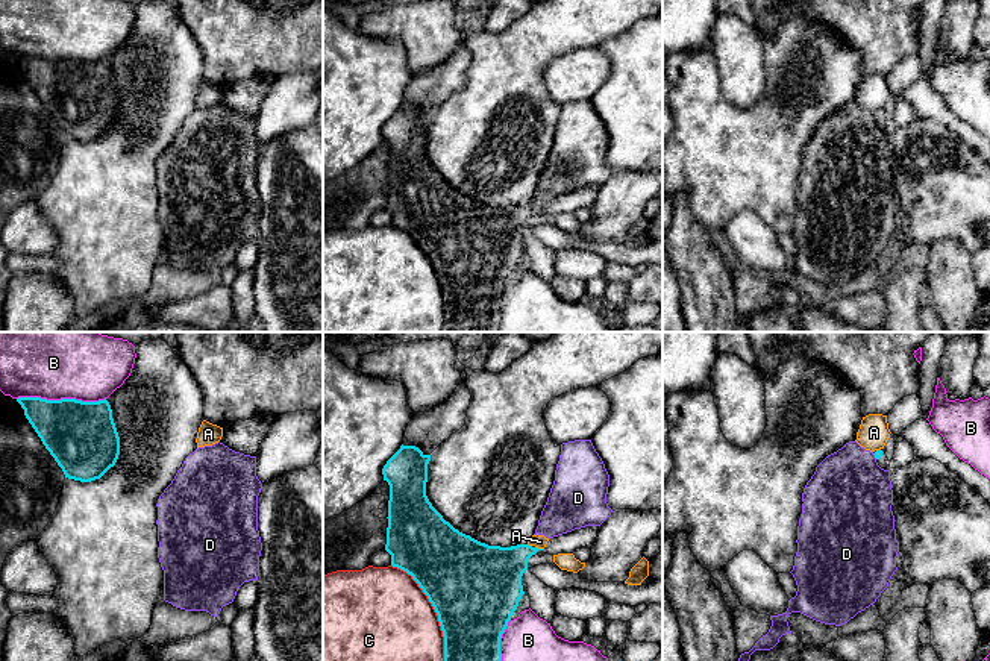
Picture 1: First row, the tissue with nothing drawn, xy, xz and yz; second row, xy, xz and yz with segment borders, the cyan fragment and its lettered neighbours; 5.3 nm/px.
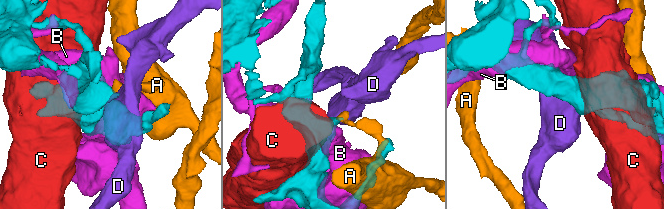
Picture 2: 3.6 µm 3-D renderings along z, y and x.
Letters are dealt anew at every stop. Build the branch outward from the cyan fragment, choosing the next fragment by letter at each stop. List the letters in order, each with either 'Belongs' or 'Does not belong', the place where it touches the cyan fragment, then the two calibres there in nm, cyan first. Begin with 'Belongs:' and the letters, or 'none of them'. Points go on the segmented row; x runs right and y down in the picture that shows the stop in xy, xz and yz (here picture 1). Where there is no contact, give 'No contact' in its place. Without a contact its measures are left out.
Belongs: none of them
A: Does not belong. Touches cyan at xz (540, 549). Thickness 240 nm (cyan) against 70 nm
B: Does not belong. Touches cyan at xy (61, 399). Thickness 360 nm (cyan) against 500 nm
C: Does not belong. Touches cyan at xz (434, 608). Thickness 480 nm (cyan) against 460 nm
D: Does not belong. Touches cyan at yz (875, 457). Thickness 50 nm (cyan) against 460 nm

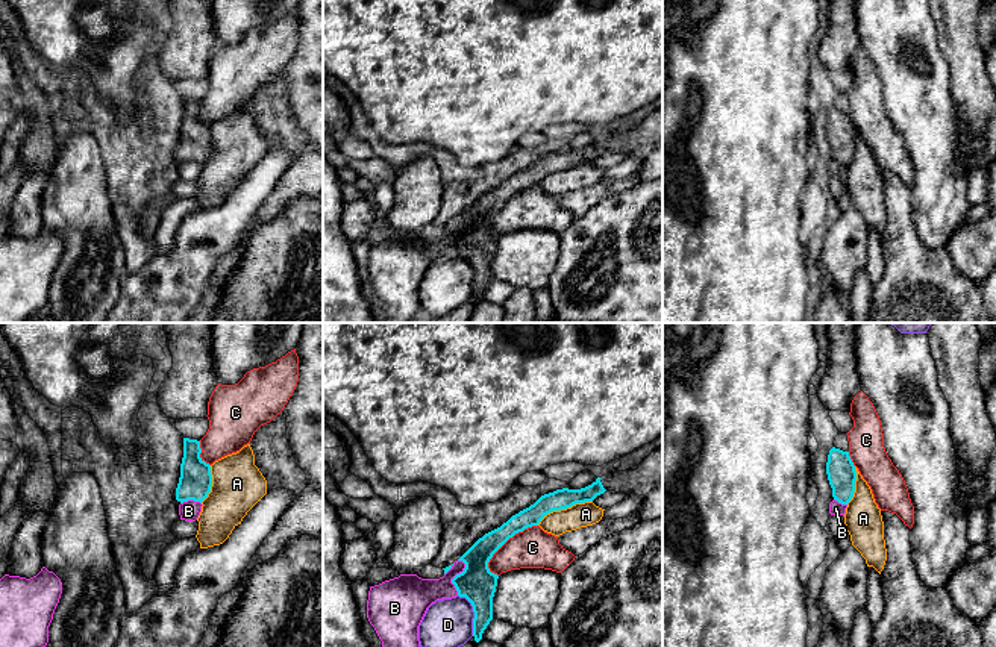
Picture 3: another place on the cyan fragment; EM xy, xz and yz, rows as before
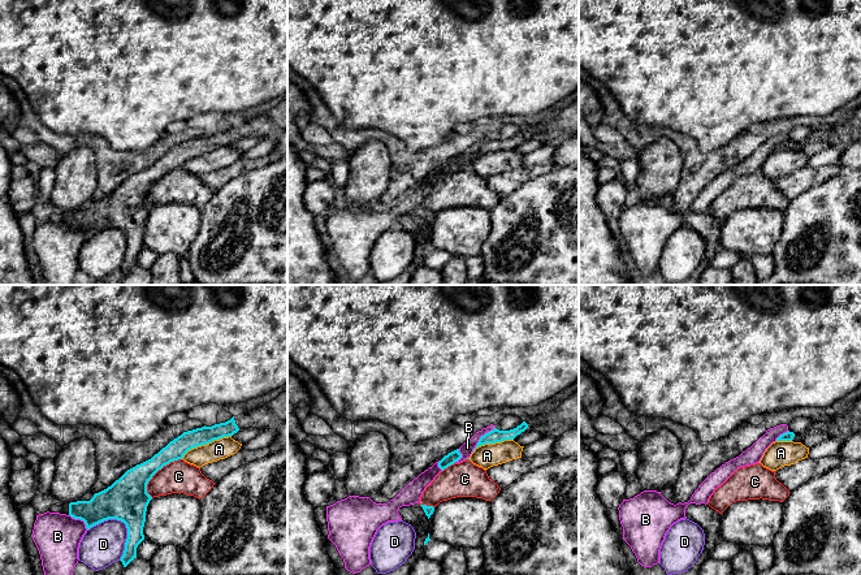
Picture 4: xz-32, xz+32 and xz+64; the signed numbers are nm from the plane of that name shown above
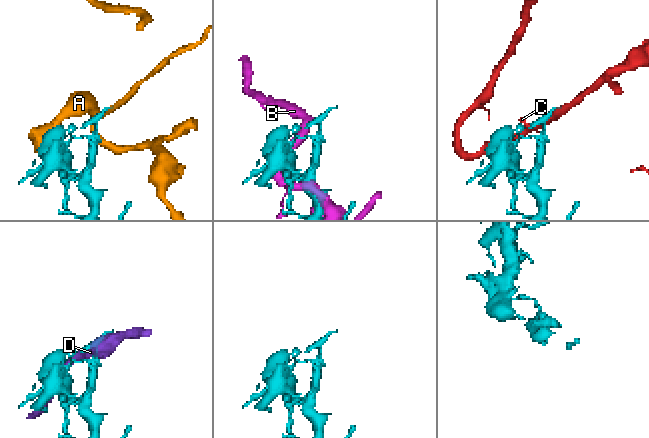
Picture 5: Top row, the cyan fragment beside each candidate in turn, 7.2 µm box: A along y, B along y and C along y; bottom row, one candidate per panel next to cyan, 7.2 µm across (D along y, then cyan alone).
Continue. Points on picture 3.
Belongs: none of them
A: Does not belong. Touches cyan at xz (564, 508). Thickness 110 nm (cyan) against 130 nm
B: Does not belong. Touches cyan at xz (455, 576). Thickness 190 nm (cyan) against 200 nm
C: Does not belong. Touches cyan at xz (507, 540). Thickness 160 nm (cyan) against 200 nm
D: Does not belong. Touches cyan at xz (475, 614). Thickness 190 nm (cyan) against 260 nm

